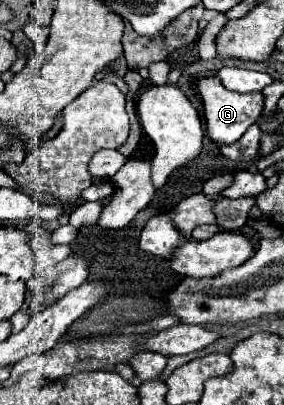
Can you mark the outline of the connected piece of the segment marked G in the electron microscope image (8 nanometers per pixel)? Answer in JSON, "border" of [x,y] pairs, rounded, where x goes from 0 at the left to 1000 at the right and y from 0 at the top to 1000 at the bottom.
{"border":[[[739,188],[739,193],[704,193],[690,202],[690,217],[704,227],[704,242],[718,252],[718,291],[725,291],[725,331],[761,351],[761,356],[824,356],[866,321],[873,311],[887,311],[915,281],[923,281],[923,262],[930,262],[930,242],[915,227],[901,232],[845,232],[845,227],[817,227],[803,217],[789,217],[789,207],[775,207],[768,193]]]}

